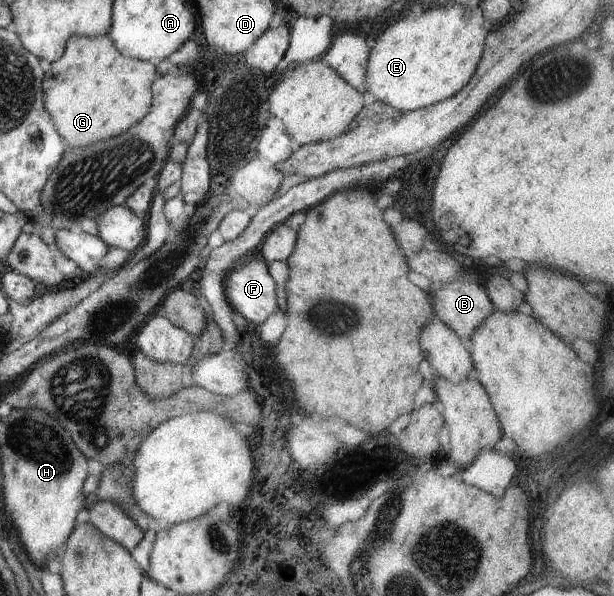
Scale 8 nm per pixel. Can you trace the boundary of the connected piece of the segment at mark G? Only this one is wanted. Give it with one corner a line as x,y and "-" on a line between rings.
108,35
92,38
70,36
65,51
58,60
51,62
50,70
44,73
42,81
43,105
50,114
56,132
68,142
68,146
88,146
98,140
108,140
112,136
124,134
128,128
138,124
152,106
152,83
159,77
157,64
125,57
118,52

